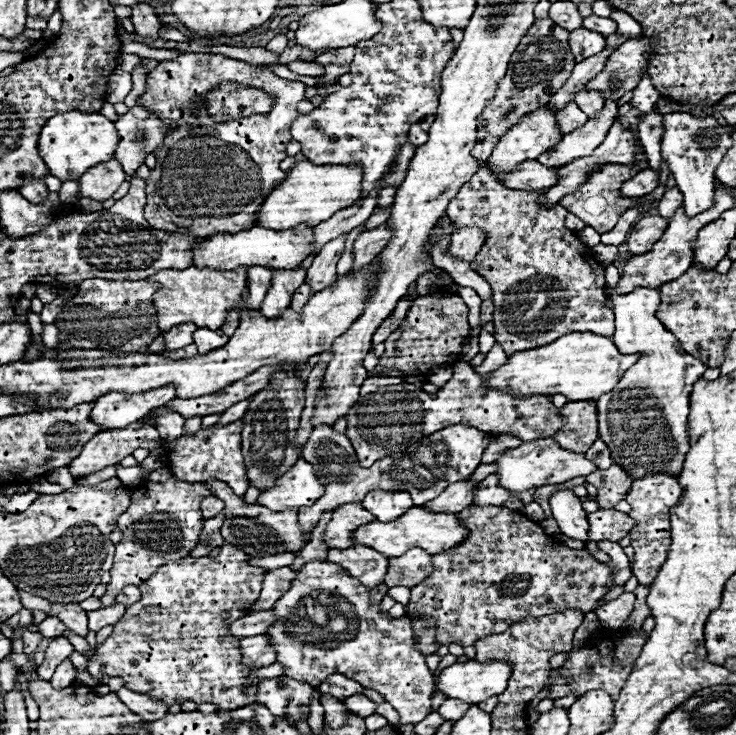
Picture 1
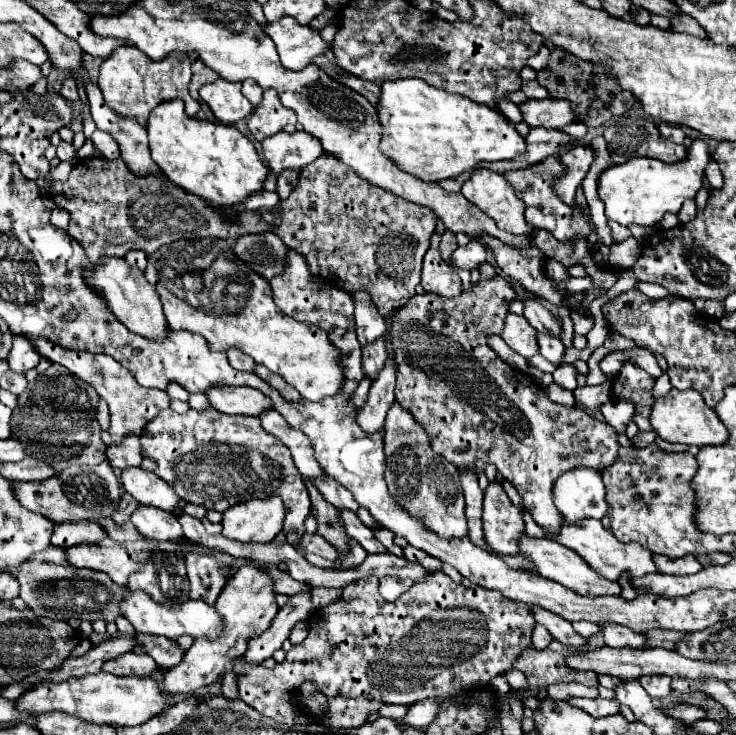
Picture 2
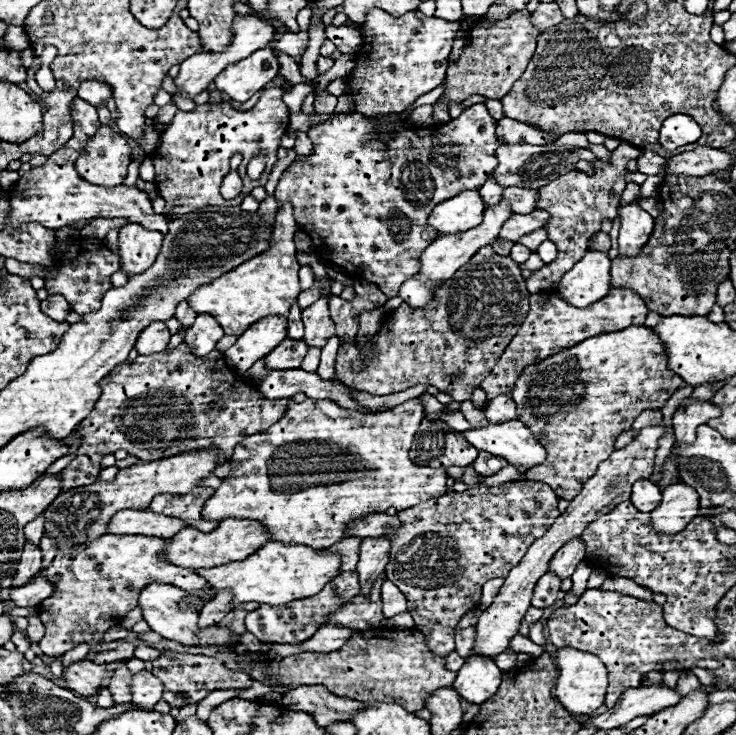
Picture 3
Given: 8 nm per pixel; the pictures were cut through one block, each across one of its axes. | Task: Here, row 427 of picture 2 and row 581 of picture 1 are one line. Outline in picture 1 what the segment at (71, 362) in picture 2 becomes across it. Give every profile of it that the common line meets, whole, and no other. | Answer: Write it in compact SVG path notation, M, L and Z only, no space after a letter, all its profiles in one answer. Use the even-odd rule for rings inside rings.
M174 478L166 482L146 482L134 490L130 508L118 518L116 524L122 532L122 540L116 544L114 566L110 570L112 580L106 586L106 594L100 598L102 606L116 604L116 596L126 584L140 586L160 566L182 560L190 554L192 548L196 548L198 536L204 526L200 502L208 496L212 496L212 492L206 484L192 484Z

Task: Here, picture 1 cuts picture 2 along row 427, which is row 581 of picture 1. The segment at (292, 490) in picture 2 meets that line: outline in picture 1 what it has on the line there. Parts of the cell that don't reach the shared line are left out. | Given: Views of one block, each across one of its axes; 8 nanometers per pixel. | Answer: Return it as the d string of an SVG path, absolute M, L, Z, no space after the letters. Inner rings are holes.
M224 544L220 546L220 554L216 558L202 556L192 560L186 556L186 560L158 568L158 572L146 580L146 584L140 584L142 600L126 608L126 614L114 624L114 632L87 657L87 670L96 684L101 683L103 672L106 672L108 676L120 676L124 686L132 692L148 694L152 698L164 700L170 706L184 700L192 700L196 704L216 704L218 710L234 710L252 704L254 684L244 688L244 678L254 670L242 668L238 660L238 640L226 632L234 620L244 616L242 608L246 608L246 604L254 604L262 586L262 576L266 574L264 568L250 566L246 560L248 556L244 552Z

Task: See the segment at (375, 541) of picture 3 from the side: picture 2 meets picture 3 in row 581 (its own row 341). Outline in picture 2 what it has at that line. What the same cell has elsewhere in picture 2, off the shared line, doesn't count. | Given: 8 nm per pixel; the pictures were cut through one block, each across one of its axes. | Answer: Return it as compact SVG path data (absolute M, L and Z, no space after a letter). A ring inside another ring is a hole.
M358 290L352 294L354 298L354 318L356 318L356 334L362 346L372 344L374 340L382 338L386 332L386 320L380 316L376 304L372 302L370 294Z

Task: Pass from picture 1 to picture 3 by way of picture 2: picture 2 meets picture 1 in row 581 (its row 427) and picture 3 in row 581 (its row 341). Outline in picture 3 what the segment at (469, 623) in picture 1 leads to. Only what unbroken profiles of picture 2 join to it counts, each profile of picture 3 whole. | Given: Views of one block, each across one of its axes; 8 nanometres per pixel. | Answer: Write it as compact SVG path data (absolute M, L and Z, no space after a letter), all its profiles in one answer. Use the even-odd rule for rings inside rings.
M504 482L500 486L478 486L464 492L448 492L446 496L428 500L406 512L396 512L402 520L400 528L386 532L390 540L390 562L386 564L386 578L392 580L408 598L408 612L414 618L416 630L426 636L428 648L438 656L448 656L454 650L452 630L460 618L478 606L484 582L492 578L506 578L510 568L518 566L528 546L542 536L550 524L560 516L558 496L542 482Z

